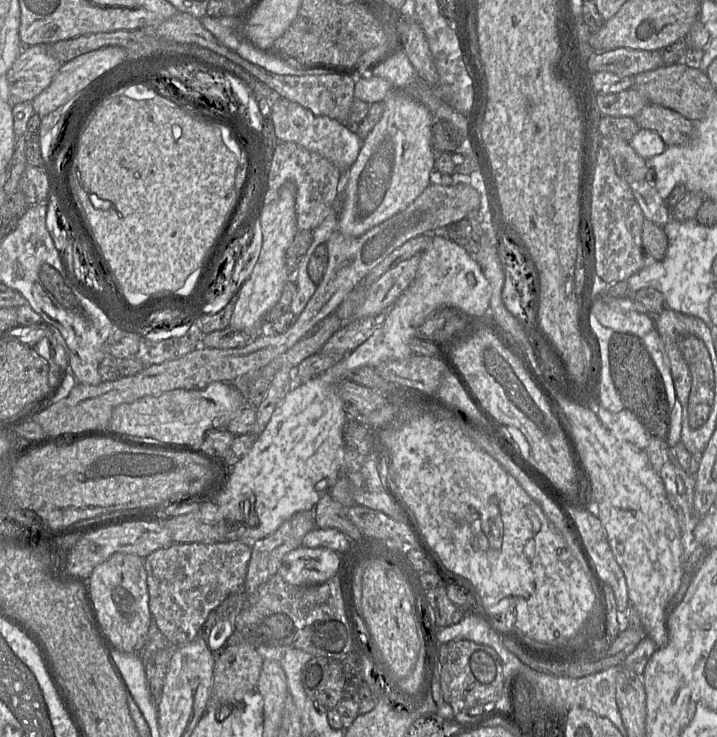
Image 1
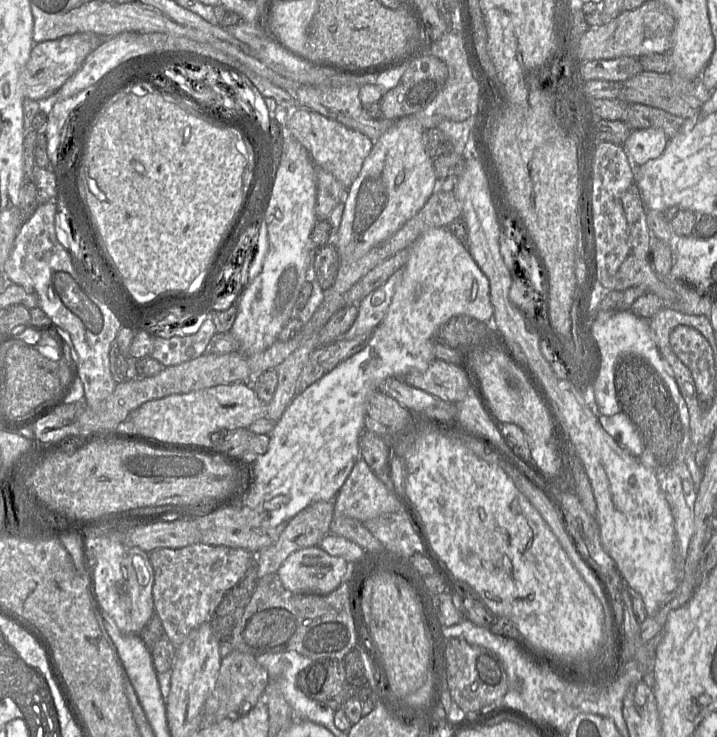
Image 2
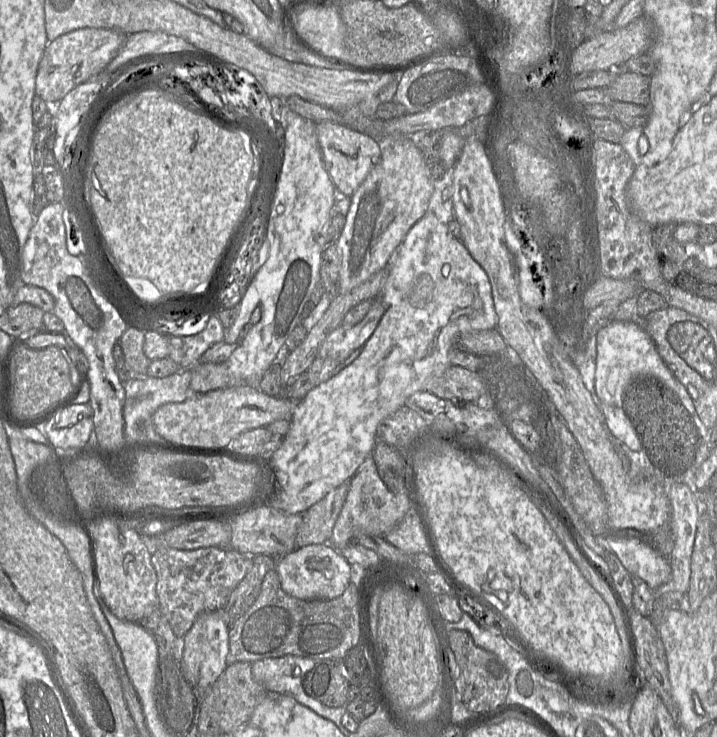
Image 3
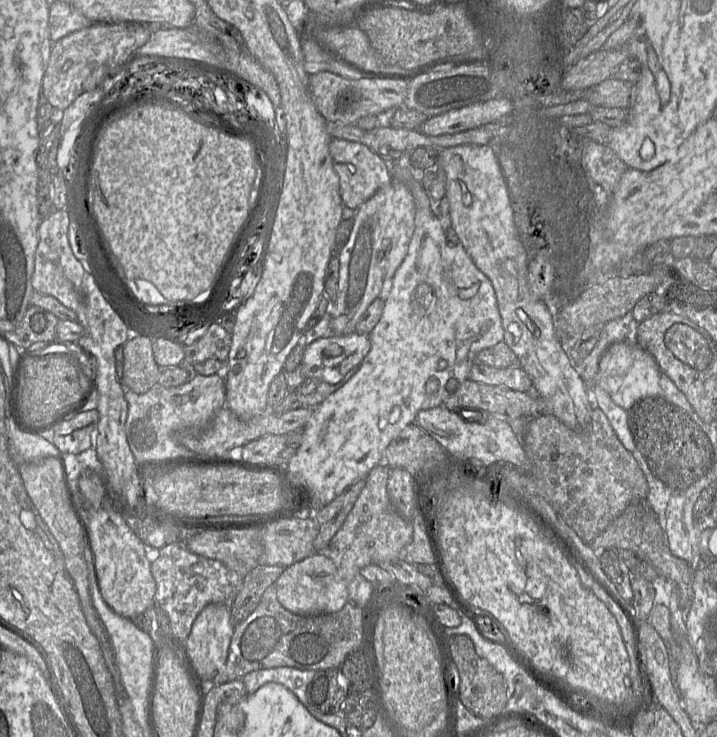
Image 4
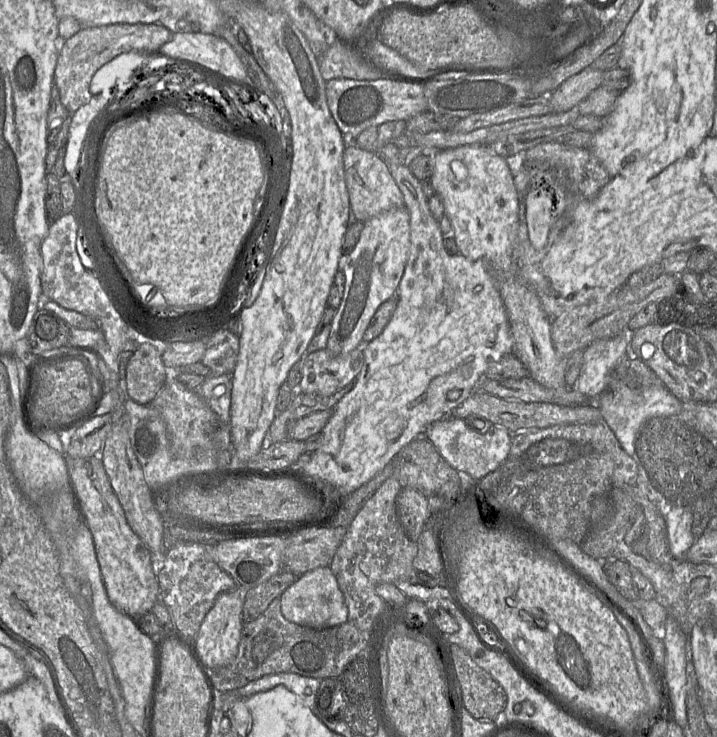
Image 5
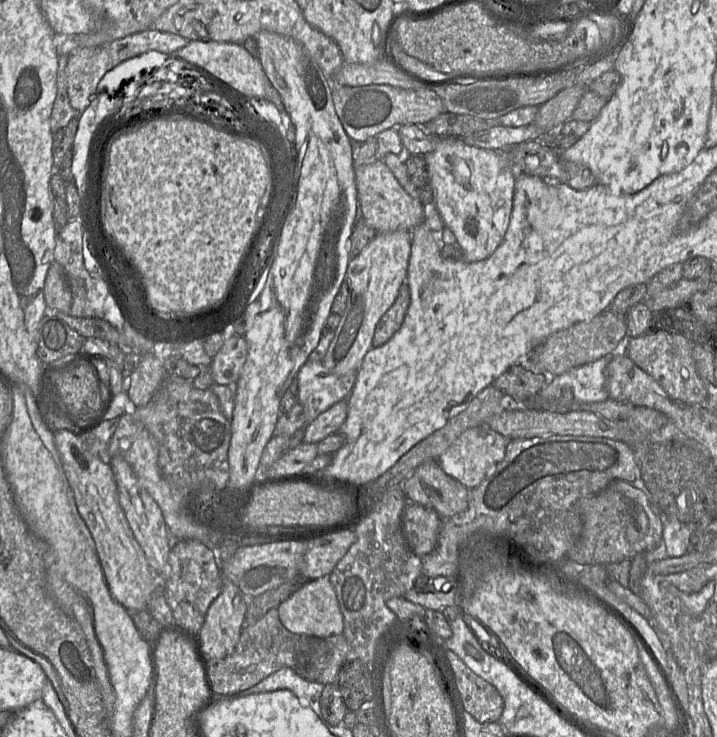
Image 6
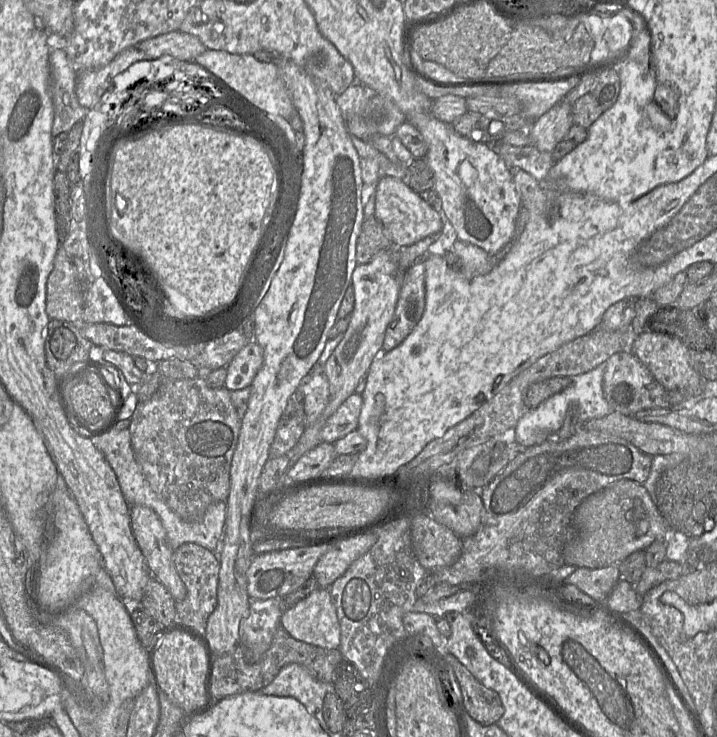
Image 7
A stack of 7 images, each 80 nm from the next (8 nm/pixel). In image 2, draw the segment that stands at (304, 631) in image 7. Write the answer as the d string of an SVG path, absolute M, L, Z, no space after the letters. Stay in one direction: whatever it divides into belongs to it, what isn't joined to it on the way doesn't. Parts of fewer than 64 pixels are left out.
M309 547L292 553L278 569L283 586L297 595L327 595L343 582L348 563L341 557L331 556L320 547Z

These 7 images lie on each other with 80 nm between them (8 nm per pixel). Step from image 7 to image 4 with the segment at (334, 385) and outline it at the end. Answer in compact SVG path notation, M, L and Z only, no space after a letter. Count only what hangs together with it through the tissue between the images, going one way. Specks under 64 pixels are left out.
M396 181L378 190L358 208L348 240L338 246L335 252L339 258L339 281L332 306L332 334L355 332L358 321L369 305L377 298L383 301L387 299L392 278L408 251L415 229L415 213L412 194Z

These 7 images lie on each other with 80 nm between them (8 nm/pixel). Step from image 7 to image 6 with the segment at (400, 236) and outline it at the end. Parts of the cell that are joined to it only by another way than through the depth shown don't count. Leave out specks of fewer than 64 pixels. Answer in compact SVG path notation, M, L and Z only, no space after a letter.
M383 160L355 167L357 203L355 223L363 220L377 229L378 234L399 229L411 230L424 222L424 205L403 189Z

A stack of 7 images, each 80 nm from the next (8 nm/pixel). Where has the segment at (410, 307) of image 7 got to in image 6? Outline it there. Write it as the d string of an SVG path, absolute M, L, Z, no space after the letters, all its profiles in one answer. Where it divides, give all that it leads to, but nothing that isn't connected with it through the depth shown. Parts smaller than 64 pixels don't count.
M404 281L404 286L393 305L382 316L373 336L373 346L379 347L386 343L399 329L404 321L410 303L410 292Z

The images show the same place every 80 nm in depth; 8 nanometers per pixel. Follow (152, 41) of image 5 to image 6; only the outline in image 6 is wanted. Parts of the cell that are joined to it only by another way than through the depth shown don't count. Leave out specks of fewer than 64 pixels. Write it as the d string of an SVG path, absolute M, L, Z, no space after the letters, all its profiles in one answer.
M148 29L99 47L84 47L72 50L68 54L65 67L65 83L71 107L80 114L85 111L97 94L99 81L108 71L121 62L148 51L158 51L167 55L173 55L190 41L171 32Z

